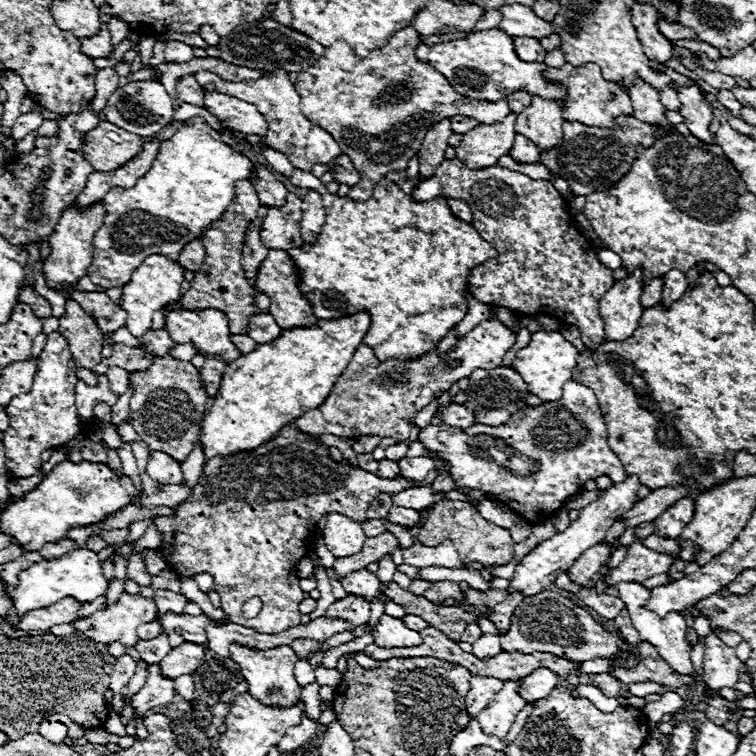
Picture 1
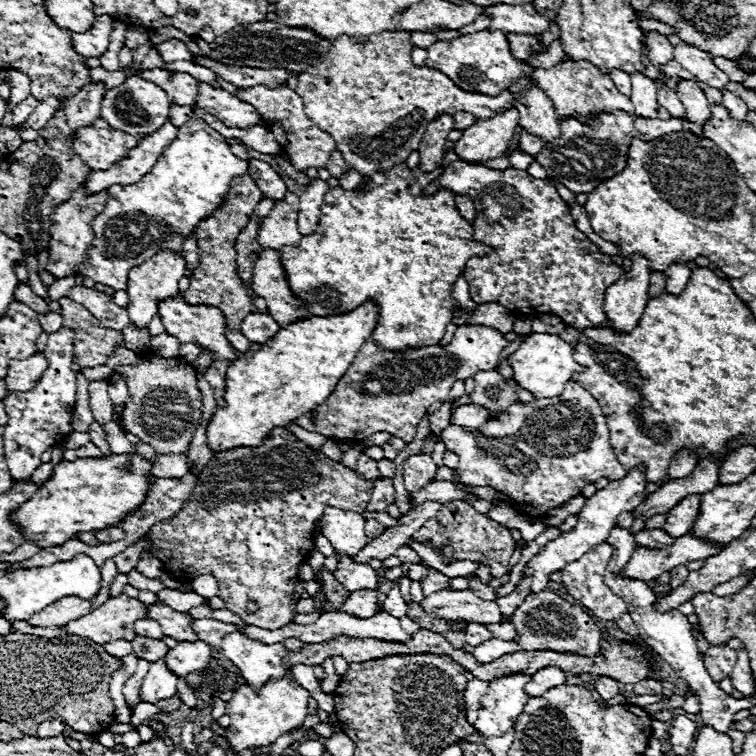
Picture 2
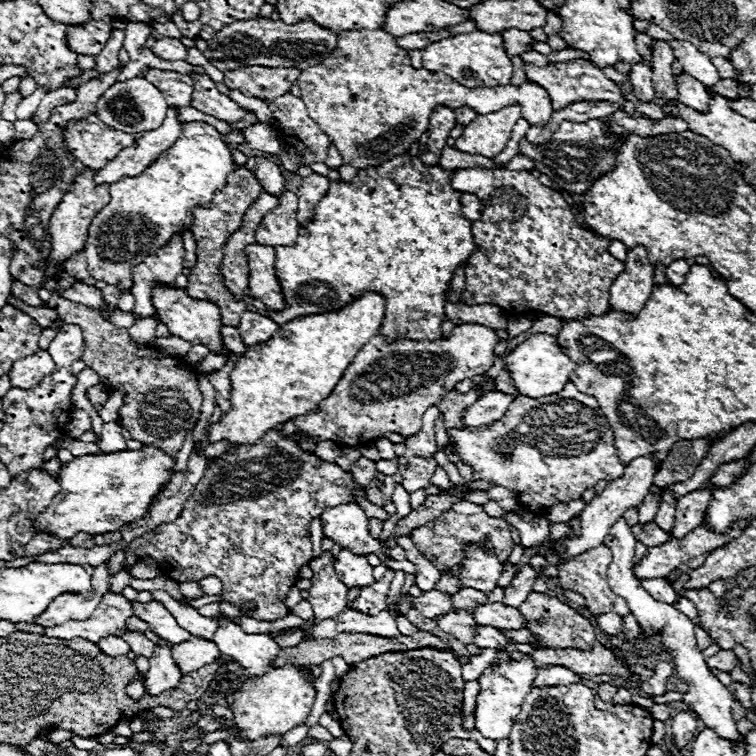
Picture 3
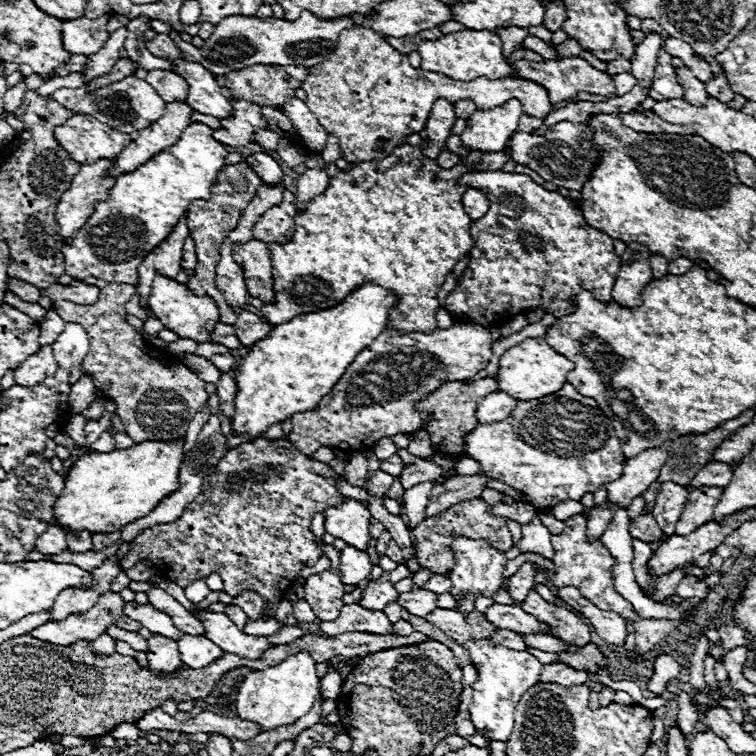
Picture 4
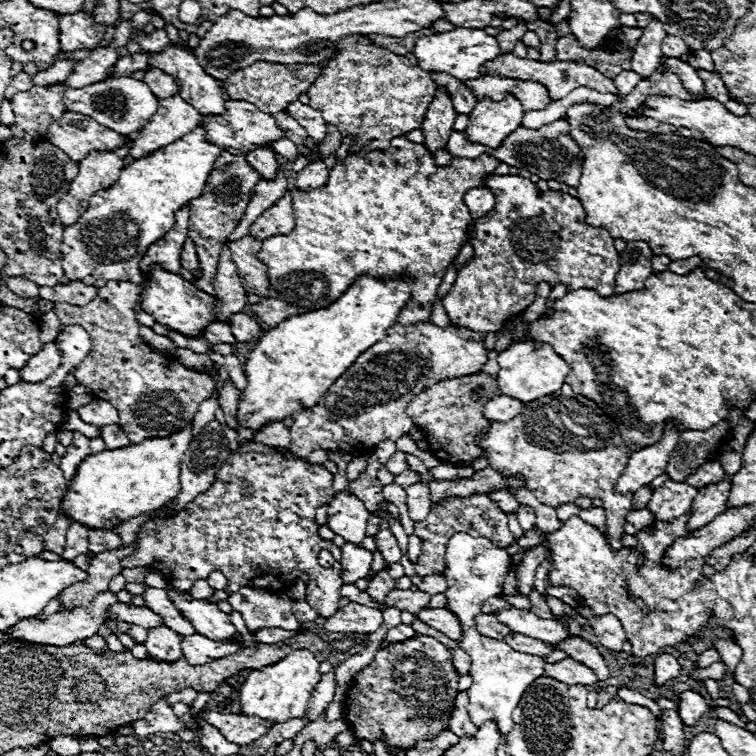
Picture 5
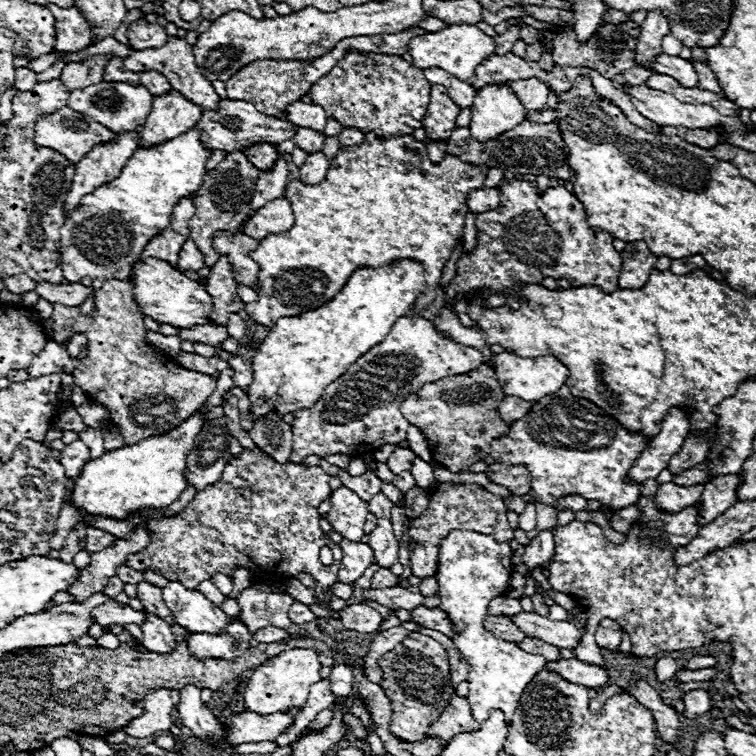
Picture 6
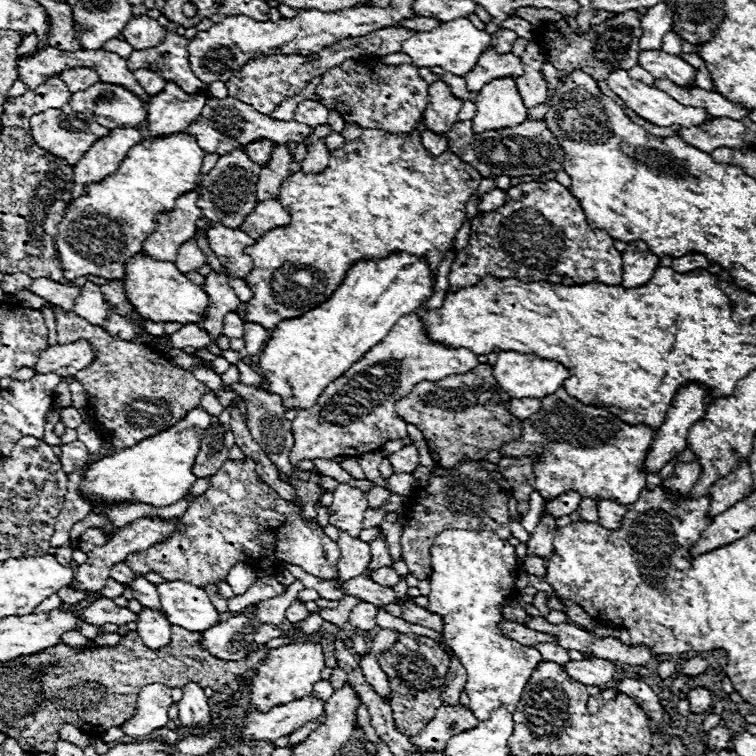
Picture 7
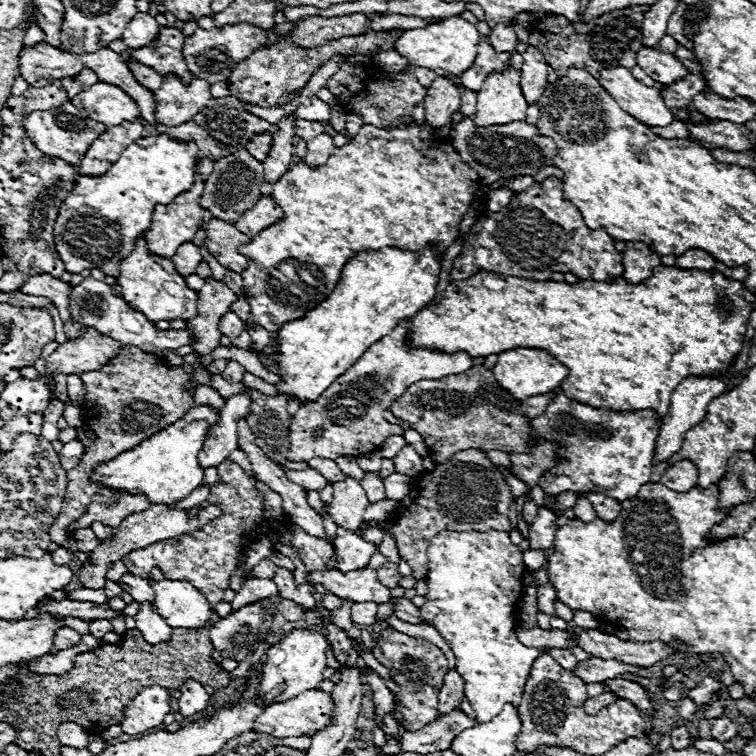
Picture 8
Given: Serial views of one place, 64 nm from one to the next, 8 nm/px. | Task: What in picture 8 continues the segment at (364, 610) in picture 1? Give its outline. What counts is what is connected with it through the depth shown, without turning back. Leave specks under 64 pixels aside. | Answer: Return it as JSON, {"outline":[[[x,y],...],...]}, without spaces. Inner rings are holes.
{"outline":[[[388,562],[388,564],[384,564],[384,568],[380,568],[380,572],[378,572],[378,580],[380,580],[380,584],[384,584],[386,588],[396,588],[398,586],[398,582],[400,582],[400,572],[398,572],[398,566],[396,564],[392,564],[392,562]]]}

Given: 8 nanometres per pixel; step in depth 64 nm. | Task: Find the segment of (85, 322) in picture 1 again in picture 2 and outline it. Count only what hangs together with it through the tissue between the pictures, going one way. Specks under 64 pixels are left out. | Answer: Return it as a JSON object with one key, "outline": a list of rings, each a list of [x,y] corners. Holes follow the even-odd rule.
{"outline":[[[60,298],[60,308],[64,326],[76,332],[74,360],[82,368],[96,368],[106,364],[106,358],[116,352],[116,346],[124,346],[122,332],[104,328],[100,320],[84,320],[82,304],[76,304],[70,298]]]}

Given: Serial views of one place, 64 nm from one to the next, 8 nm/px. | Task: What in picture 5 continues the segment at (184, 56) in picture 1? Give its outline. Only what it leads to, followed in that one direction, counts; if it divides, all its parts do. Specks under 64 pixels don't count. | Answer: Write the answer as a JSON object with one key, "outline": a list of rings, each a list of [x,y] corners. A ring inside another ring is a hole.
{"outline":[[[156,28],[152,34],[136,32],[136,42],[140,44],[140,48],[144,48],[148,52],[160,52],[170,44],[170,38],[162,28]]]}

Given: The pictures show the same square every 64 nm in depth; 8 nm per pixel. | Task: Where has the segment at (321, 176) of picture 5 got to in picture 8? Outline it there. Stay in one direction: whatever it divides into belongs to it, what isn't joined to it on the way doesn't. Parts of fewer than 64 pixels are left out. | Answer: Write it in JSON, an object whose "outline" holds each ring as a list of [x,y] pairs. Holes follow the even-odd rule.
{"outline":[[[320,134],[308,142],[308,154],[304,156],[304,160],[310,166],[320,166],[320,164],[324,164],[324,160],[328,160],[332,156],[332,152],[334,152],[332,136]]]}

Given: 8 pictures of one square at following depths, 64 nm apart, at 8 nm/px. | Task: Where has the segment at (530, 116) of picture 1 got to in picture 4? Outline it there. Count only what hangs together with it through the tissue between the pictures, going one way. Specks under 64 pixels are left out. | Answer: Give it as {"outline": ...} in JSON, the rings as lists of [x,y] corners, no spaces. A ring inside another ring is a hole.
{"outline":[[[366,28],[340,32],[336,50],[324,64],[310,68],[302,90],[306,92],[308,108],[318,116],[320,124],[338,136],[340,152],[348,162],[376,160],[392,154],[392,150],[410,134],[424,130],[428,112],[438,98],[446,98],[452,104],[470,98],[478,108],[494,108],[516,98],[522,102],[526,114],[538,118],[546,116],[552,106],[546,88],[530,80],[480,78],[460,82],[438,72],[414,68],[406,54],[396,52],[384,42],[384,36]]]}

